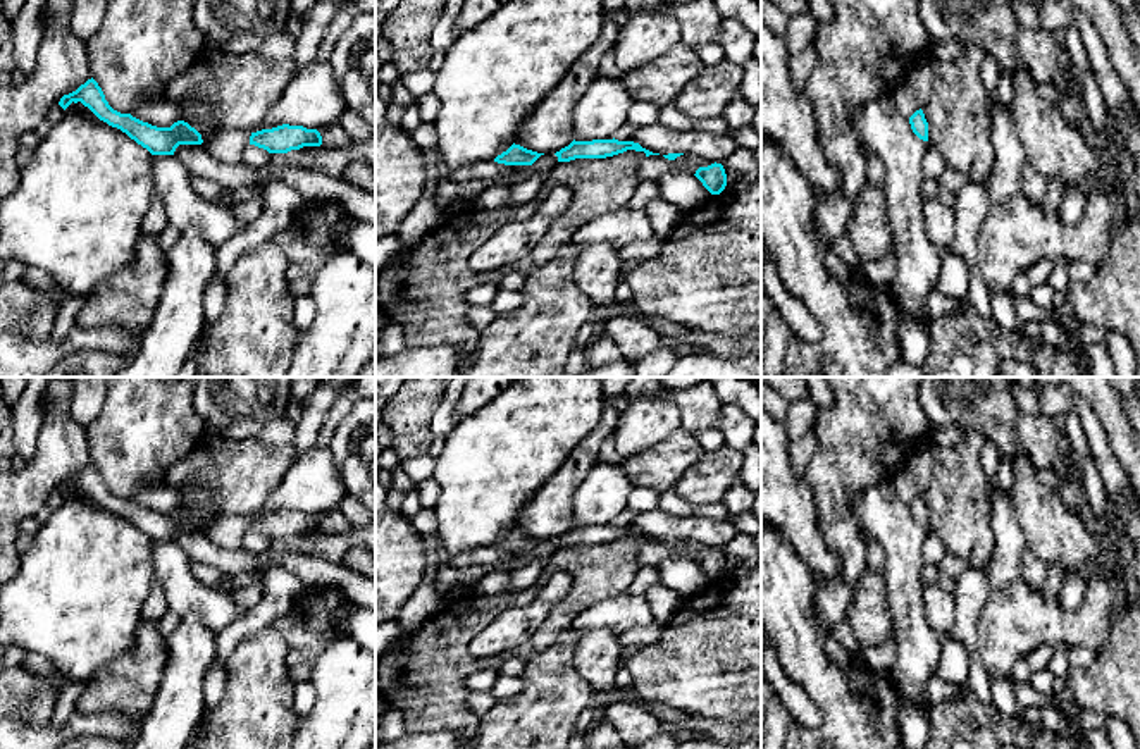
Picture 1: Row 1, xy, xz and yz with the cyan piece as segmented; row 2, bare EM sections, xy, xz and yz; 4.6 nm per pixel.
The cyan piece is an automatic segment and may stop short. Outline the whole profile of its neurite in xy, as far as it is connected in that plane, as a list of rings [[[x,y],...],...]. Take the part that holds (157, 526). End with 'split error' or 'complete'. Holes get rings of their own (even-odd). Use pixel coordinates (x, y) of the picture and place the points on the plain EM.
[[[93,463],[81,470],[76,477],[64,480],[59,491],[65,496],[72,487],[81,487],[100,506],[121,515],[152,541],[174,541],[179,530],[203,529],[201,520],[184,506],[177,506],[170,513],[157,513],[133,503],[131,499],[114,496]]] | complete

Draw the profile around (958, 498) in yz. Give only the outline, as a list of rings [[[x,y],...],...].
[[[968,432],[957,446],[942,446],[930,439],[932,480],[921,492],[930,532],[939,535],[945,553],[982,572],[994,553],[994,487],[980,463],[985,441],[978,432]]]

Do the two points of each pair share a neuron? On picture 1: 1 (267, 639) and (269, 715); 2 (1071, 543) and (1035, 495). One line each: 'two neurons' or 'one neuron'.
1: one neuron
2: one neuron

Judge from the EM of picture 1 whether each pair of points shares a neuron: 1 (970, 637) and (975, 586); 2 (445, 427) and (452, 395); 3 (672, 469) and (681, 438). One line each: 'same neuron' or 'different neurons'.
1: same neuron
2: same neuron
3: same neuron

